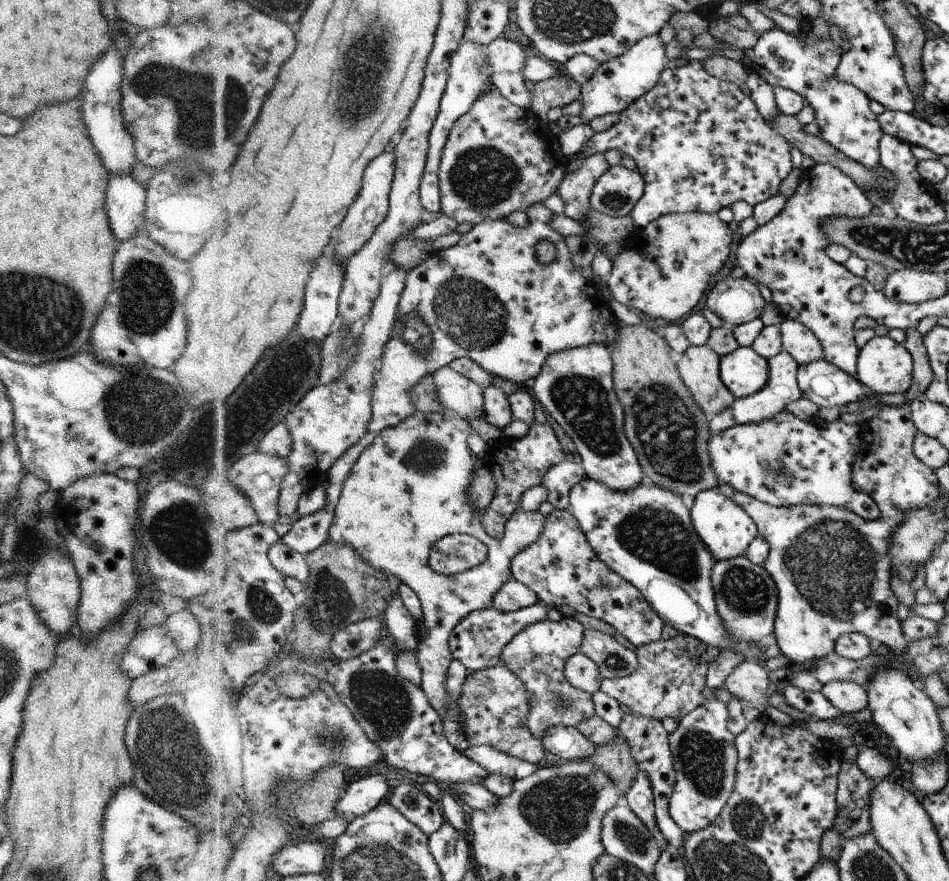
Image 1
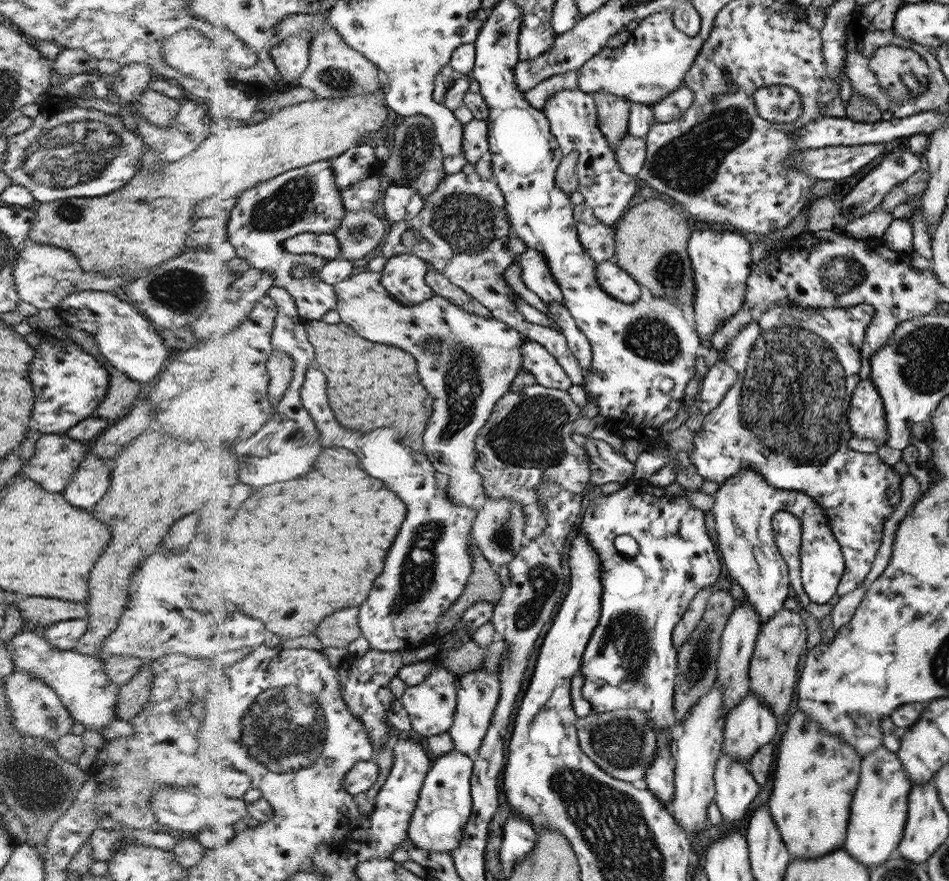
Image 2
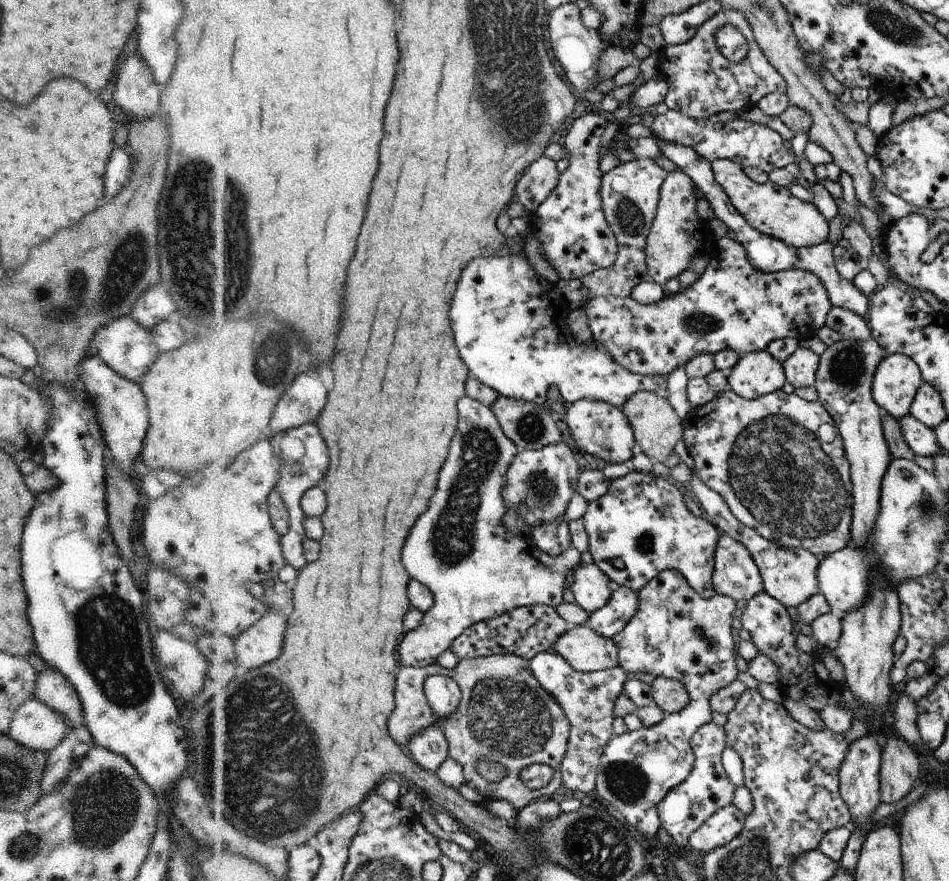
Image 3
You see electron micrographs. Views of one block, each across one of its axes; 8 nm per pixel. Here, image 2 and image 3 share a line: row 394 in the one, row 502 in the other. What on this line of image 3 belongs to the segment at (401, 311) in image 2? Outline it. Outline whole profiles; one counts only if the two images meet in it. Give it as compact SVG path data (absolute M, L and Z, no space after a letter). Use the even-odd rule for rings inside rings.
M462 398L460 416L462 424L458 436L454 438L450 460L442 470L440 488L432 500L432 508L426 512L426 516L422 516L422 520L418 520L418 528L414 528L410 540L406 542L404 564L408 572L412 578L426 583L435 594L434 608L426 613L420 628L406 634L406 642L402 642L400 656L402 662L410 667L437 665L441 656L453 647L465 630L477 622L493 619L520 607L548 605L556 608L563 602L566 574L582 563L581 552L574 547L553 557L540 550L532 538L518 538L502 524L502 517L508 511L502 494L506 474L519 450L514 441L505 435L490 406L472 398Z

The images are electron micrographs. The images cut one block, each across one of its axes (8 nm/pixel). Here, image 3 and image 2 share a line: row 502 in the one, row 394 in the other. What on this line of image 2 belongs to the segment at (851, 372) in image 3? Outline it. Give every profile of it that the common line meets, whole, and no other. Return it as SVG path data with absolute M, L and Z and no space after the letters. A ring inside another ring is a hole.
M869 378L861 380L854 393L854 408L850 408L849 424L854 424L853 436L874 439L880 444L889 440L885 403L881 393Z

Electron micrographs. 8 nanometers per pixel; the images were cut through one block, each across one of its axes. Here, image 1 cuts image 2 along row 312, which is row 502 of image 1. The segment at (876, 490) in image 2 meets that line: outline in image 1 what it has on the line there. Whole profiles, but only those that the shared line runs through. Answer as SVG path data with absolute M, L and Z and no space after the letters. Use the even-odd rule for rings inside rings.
M780 411L772 419L759 423L732 426L726 431L713 433L709 440L709 455L713 471L720 484L732 486L736 493L744 493L775 507L796 507L798 505L835 506L850 509L866 520L874 520L879 508L871 496L860 493L852 484L852 465L862 444L861 425L846 424L842 419L818 426L804 421L788 411Z

